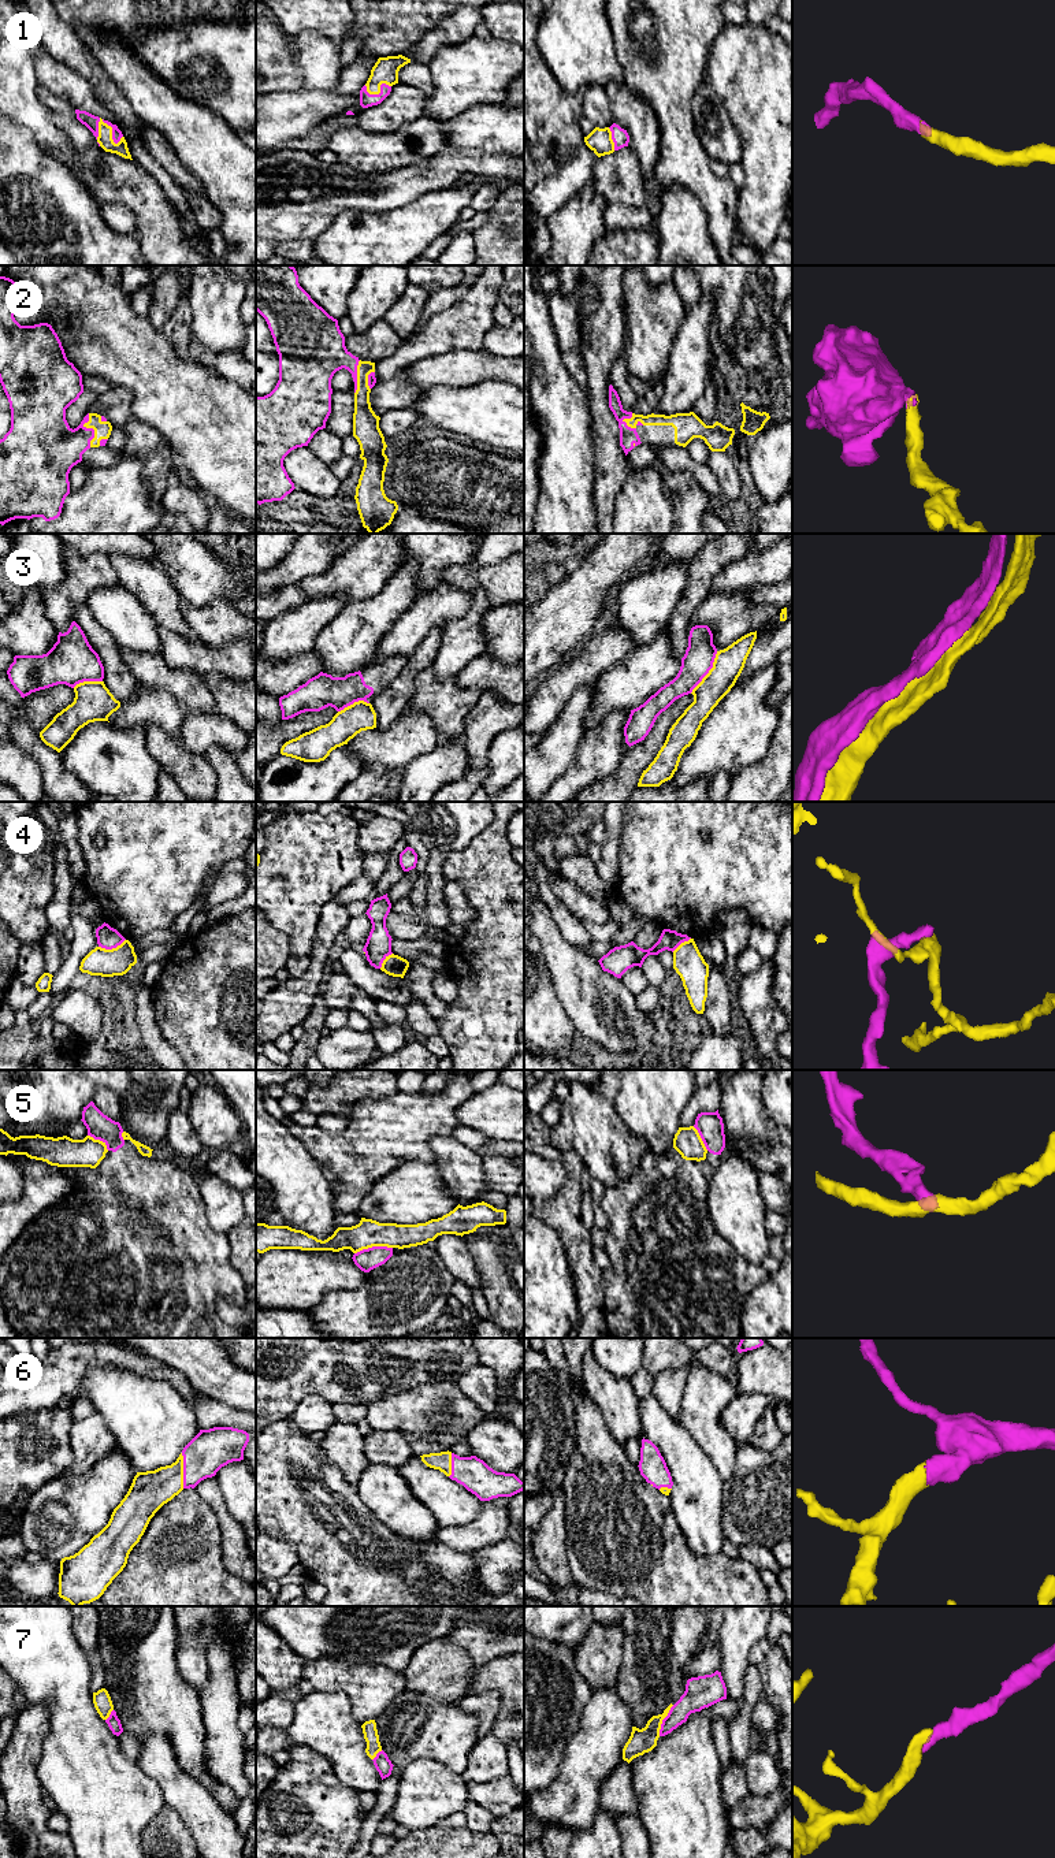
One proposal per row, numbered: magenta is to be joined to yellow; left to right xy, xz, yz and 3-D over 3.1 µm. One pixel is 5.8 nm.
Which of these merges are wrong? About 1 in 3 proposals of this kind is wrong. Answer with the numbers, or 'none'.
3, 4, 5

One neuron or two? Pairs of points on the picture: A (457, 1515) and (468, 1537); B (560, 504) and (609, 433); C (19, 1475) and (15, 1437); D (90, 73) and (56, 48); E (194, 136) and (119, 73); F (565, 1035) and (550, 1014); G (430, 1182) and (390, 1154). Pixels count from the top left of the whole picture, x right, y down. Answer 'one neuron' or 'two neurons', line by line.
A: two neurons
B: two neurons
C: one neuron
D: one neuron
E: one neuron
F: one neuron
G: two neurons

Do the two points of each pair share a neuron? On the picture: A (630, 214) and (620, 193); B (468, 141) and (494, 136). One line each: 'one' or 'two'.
A: two
B: one

